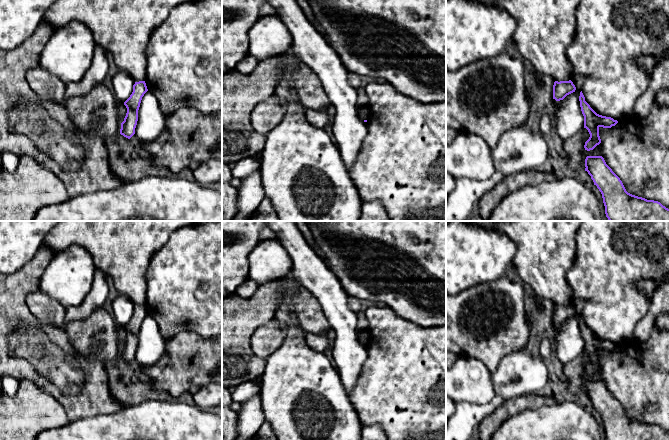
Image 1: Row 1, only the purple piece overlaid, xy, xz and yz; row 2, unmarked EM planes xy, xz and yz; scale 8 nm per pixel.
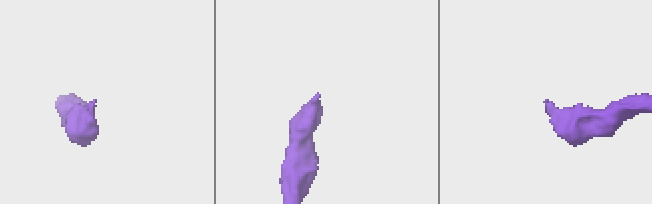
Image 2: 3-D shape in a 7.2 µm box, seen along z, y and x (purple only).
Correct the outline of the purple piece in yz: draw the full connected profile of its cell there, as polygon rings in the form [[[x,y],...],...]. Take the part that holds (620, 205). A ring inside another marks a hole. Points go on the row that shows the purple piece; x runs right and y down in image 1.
[[[587,156],[585,171],[602,194],[609,221],[669,221],[669,209],[660,202],[628,193],[602,156]]]

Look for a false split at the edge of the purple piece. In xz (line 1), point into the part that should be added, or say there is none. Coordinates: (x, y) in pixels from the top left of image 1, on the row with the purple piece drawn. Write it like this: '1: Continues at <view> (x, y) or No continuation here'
1: No continuation here

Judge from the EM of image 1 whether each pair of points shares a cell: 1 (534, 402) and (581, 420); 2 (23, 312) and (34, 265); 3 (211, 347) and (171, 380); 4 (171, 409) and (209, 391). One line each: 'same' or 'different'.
1: different
2: same
3: same
4: different

